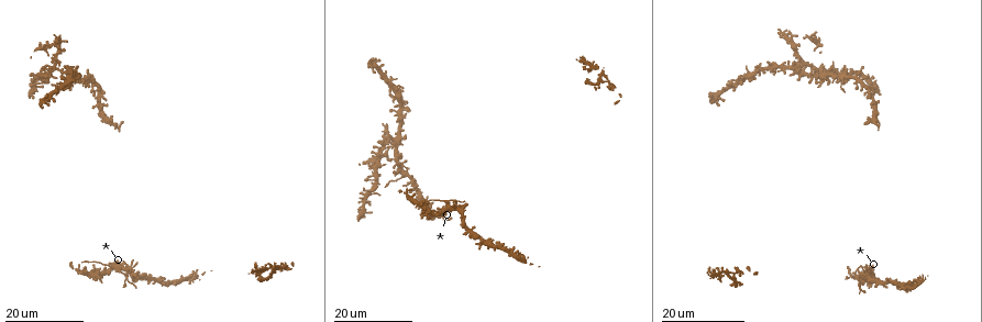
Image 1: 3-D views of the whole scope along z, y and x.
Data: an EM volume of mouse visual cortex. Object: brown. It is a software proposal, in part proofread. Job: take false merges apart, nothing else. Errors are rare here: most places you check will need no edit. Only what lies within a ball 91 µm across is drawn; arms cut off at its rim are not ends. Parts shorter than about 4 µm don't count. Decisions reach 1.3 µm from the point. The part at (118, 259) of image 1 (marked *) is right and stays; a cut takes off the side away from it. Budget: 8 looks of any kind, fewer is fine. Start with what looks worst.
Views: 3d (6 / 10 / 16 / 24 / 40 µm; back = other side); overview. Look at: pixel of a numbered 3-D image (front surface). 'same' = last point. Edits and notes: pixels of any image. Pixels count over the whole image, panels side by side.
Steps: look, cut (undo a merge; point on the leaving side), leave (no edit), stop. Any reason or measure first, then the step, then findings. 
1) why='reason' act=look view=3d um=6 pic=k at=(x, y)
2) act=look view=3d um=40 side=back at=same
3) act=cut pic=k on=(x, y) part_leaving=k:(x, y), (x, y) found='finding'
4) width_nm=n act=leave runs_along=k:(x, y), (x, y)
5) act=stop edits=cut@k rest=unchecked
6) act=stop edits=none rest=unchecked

why='four or more arms meet' act=look view=3d um=16 pic=1 at=(788, 39)

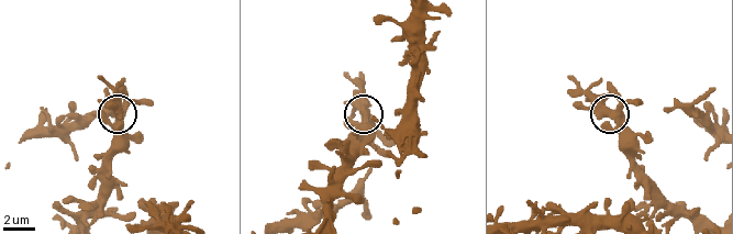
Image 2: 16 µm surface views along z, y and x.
act=look view=3d um=10 pic=2 at=(613, 110)

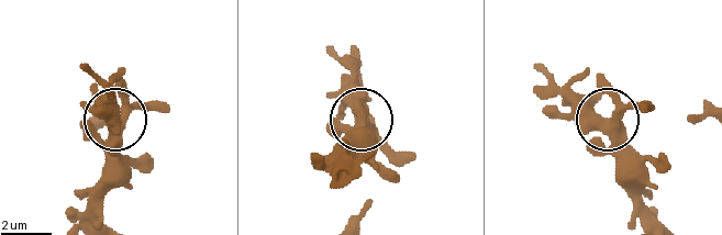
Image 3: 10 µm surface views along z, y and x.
act=leave runs_along=3:(657, 220), (623, 138), (556, 84) found='one cell here'

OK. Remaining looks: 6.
act=look view=3d um=24 pic=1 at=(119, 272)

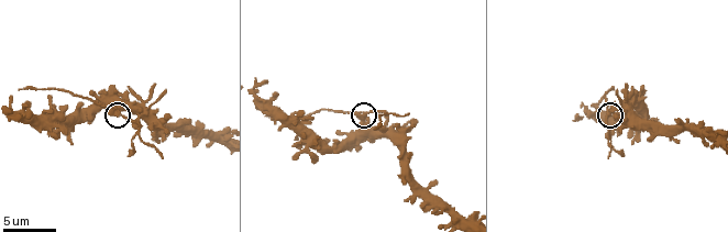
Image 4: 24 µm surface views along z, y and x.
why='closer look' act=look view=3d um=10 pic=4 at=(114, 113)

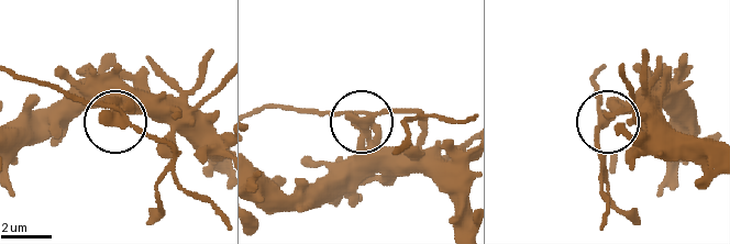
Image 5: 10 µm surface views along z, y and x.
width_nm=360 act=cut pic=5 on=(150, 139) part_leaving=5:(118, 119), (117, 110), (15, 77) found='two cells meet here'

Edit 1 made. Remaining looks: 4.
why='four-way junction' act=look view=3d um=10 pic=4 at=(628, 126)

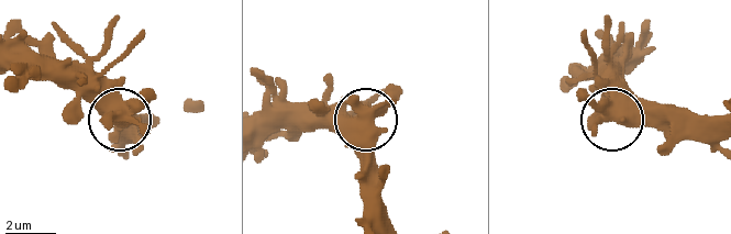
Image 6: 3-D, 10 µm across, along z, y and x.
width_nm=520 act=leave found='continuous, no second cell'

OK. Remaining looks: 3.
act=look view=3d um=24 pic=1 at=(382, 146)

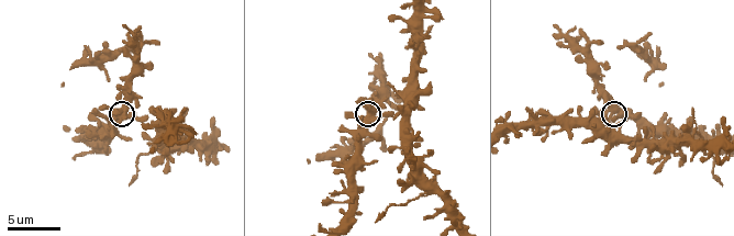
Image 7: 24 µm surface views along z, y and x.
act=look view=3d um=6 pic=7 at=(367, 114)

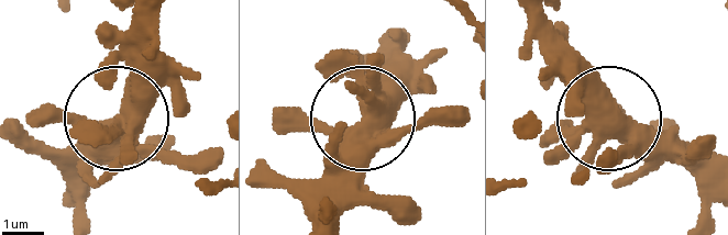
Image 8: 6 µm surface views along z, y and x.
act=leave found='one cell here'

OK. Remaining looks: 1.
act=stop edits=cut@5 rest=unchecked

